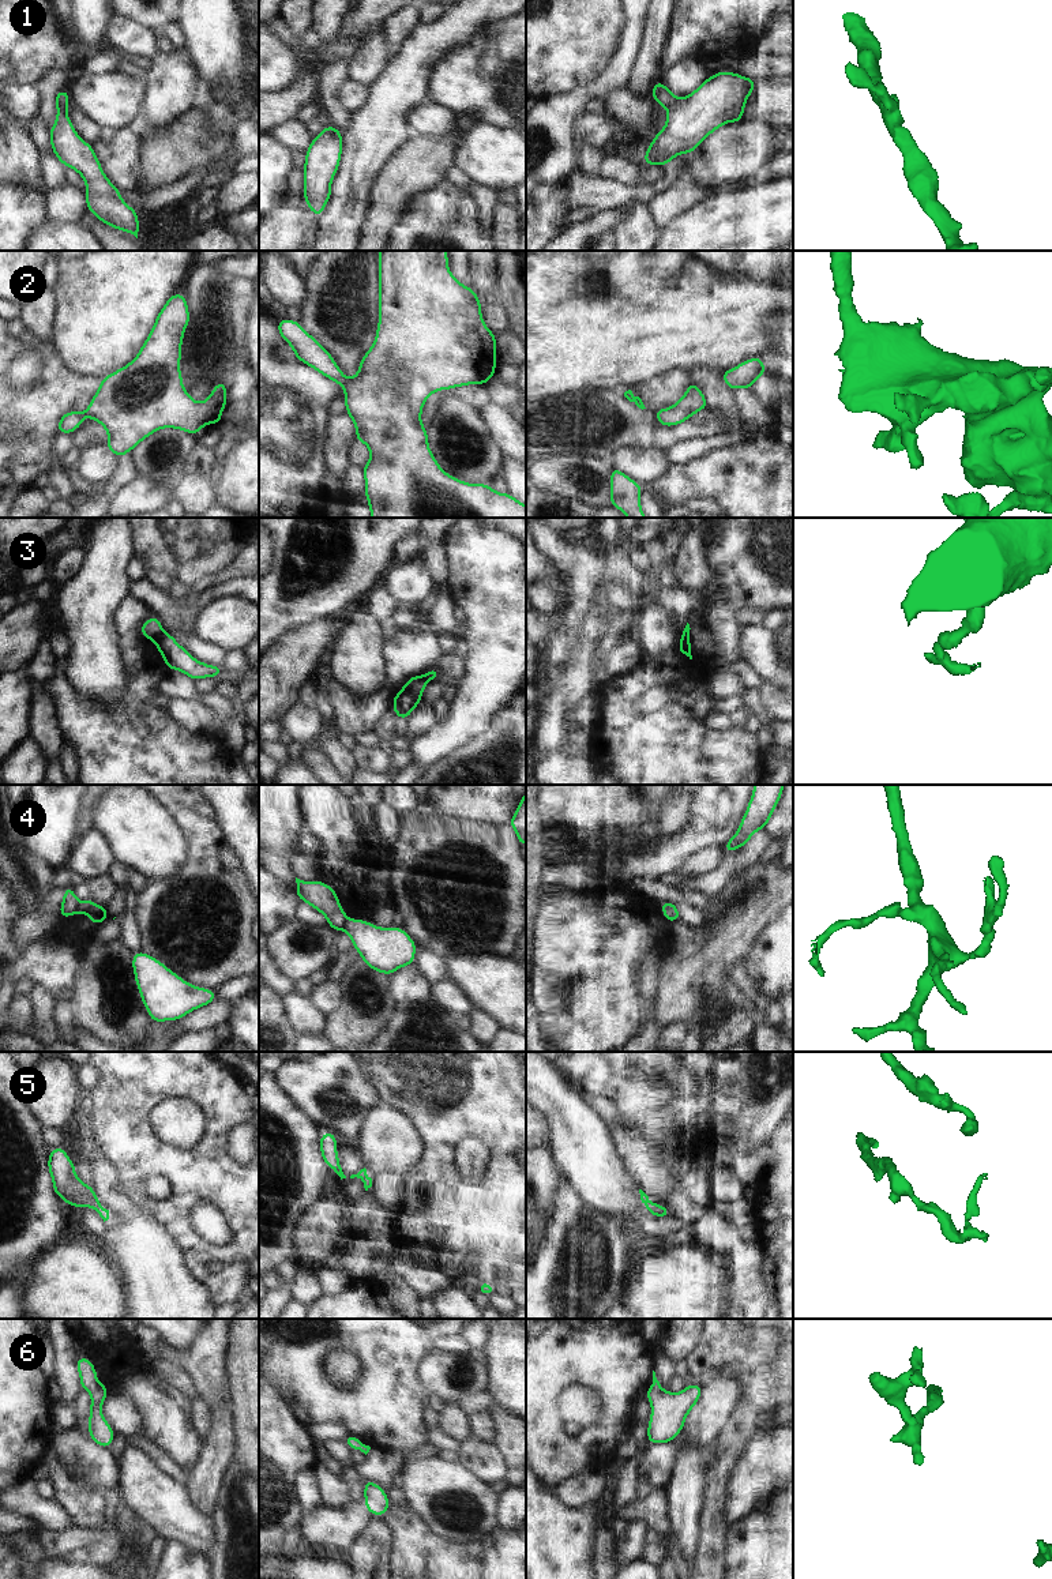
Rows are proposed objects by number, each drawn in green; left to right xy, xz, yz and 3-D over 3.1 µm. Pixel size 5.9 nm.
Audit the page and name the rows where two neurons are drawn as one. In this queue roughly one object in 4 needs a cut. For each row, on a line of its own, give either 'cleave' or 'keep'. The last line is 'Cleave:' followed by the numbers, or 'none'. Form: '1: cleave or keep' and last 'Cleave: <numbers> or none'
1: keep
2: keep
3: cleave
4: cleave
5: keep
6: keep
Cleave: 3, 4

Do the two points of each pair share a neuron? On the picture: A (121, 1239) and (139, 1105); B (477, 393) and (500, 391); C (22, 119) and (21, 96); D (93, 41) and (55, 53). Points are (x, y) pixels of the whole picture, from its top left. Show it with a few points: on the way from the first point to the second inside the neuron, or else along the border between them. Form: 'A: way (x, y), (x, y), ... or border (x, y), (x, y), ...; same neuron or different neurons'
A: border (131, 1203), (158, 1222); different neurons
B: border (484, 384), (491, 402); different neurons
C: way (21, 113), (21, 101); same neuron
D: border (74, 37), (83, 53); different neurons

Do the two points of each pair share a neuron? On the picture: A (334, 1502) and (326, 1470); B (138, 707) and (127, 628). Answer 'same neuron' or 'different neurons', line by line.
A: same neuron
B: same neuron

